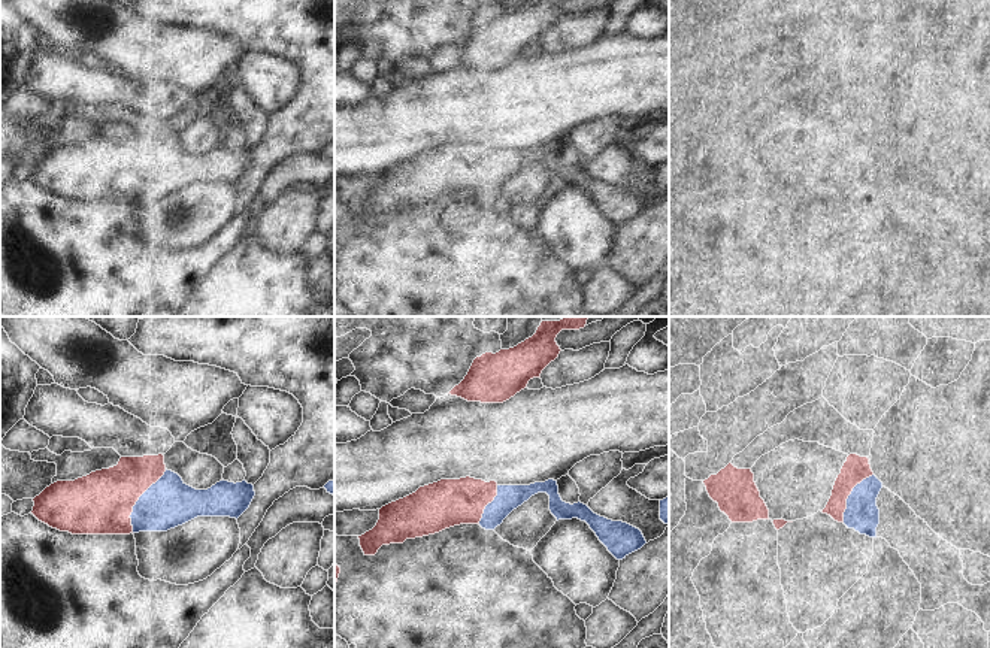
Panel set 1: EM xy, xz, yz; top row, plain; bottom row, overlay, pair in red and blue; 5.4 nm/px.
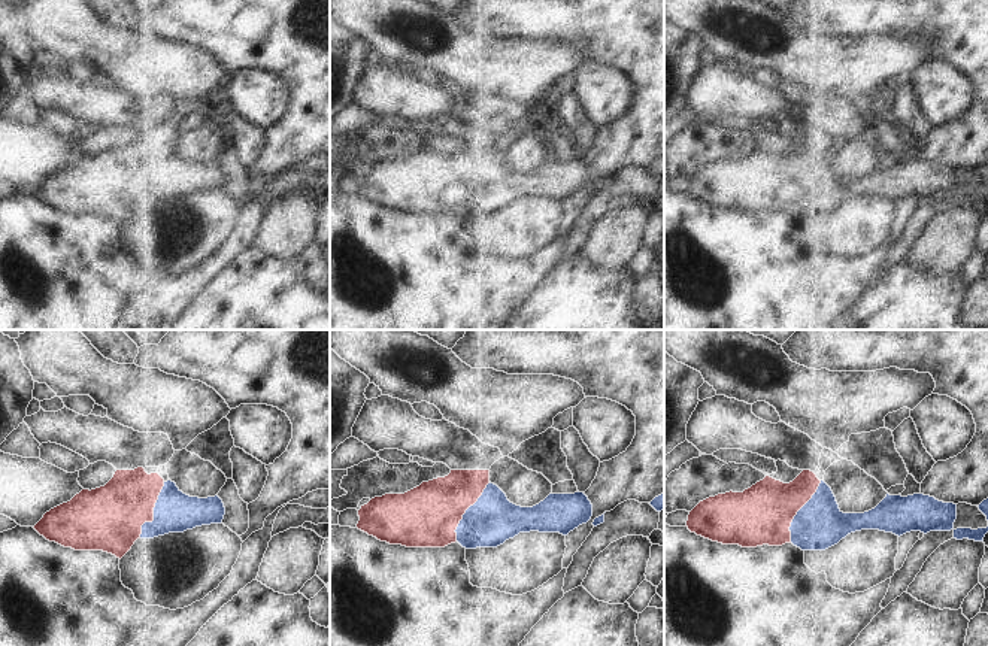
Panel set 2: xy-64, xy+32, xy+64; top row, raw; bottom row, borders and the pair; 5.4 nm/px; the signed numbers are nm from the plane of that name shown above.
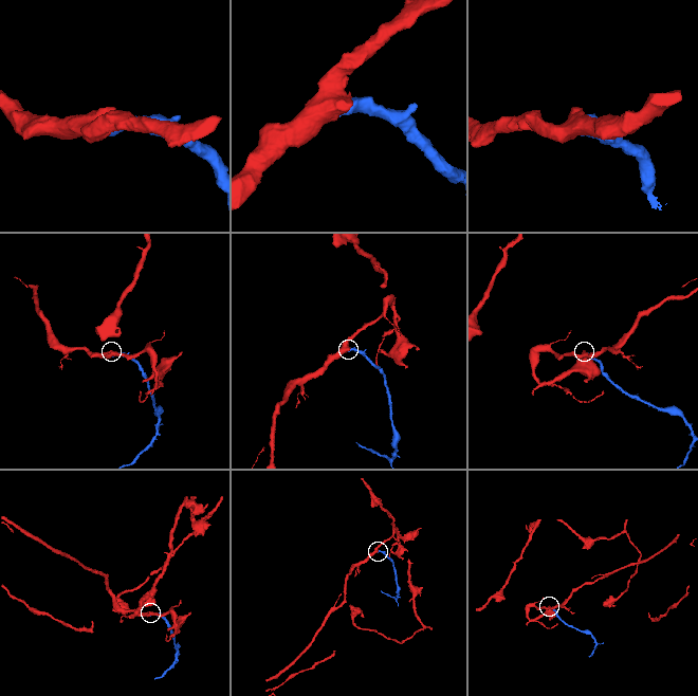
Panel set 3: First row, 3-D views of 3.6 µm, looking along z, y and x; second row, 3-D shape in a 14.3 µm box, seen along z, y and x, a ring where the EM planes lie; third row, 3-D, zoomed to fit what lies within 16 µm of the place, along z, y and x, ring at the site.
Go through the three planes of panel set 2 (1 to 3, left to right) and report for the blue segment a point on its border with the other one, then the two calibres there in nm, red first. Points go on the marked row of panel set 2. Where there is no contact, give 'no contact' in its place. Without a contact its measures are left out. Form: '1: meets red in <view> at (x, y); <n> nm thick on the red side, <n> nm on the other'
1: meets red in xy-64 at (152, 512); 360 nm thick on the red side, 220 nm on the other
2: meets red in xy+32 at (464, 512); 340 nm thick on the red side, 260 nm on the other
3: meets red in xy+64 at (797, 510); 320 nm thick on the red side, 260 nm on the other

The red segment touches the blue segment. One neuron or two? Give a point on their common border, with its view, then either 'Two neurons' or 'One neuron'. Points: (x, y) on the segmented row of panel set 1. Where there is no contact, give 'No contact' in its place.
Touches red at xy (138, 499). One neuron.

